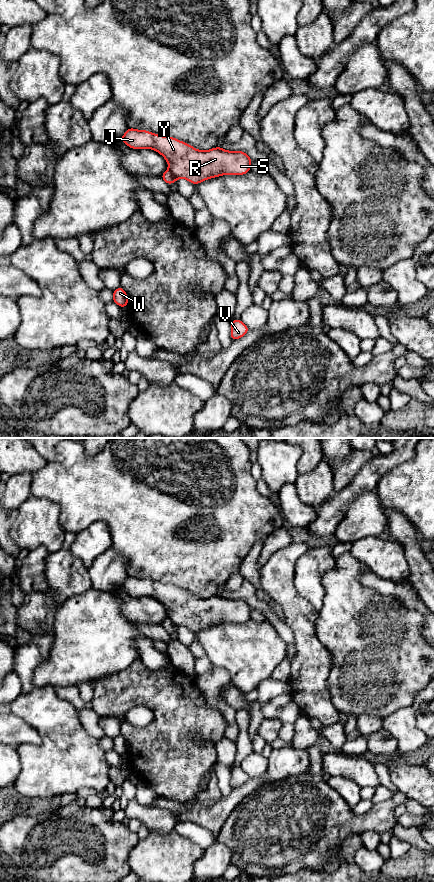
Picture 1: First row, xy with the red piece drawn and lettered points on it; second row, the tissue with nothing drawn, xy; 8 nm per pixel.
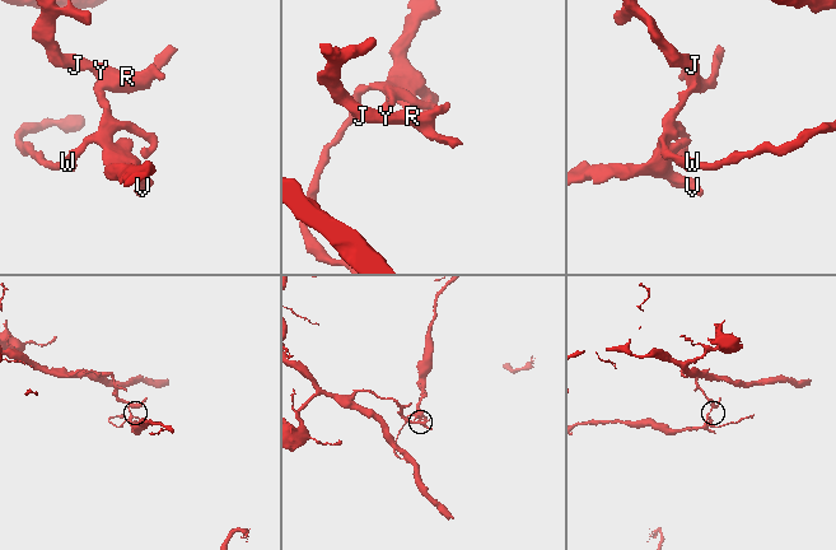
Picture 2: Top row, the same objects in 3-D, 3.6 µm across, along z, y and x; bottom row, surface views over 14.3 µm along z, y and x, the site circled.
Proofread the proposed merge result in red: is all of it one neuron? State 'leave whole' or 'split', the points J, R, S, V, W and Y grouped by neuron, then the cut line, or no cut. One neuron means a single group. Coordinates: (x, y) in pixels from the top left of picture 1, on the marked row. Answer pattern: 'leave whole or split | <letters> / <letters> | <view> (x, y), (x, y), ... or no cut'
split | J R S Y / V W | xy (168, 169), (176, 178)

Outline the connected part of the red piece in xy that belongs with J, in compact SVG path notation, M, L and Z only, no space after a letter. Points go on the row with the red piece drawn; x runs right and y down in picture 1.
M128 128L121 140L135 150L157 151L166 159L176 179L186 179L194 185L222 175L244 175L253 162L243 151L227 151L218 146L202 151L176 138L146 130Z

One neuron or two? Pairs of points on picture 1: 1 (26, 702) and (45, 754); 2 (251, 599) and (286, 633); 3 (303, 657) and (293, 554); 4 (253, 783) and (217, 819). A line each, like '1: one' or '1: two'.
1: one
2: one
3: one
4: one

